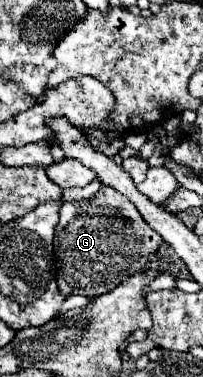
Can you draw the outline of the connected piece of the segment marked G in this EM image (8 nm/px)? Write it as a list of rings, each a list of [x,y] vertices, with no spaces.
[[[101,187],[91,199],[83,201],[69,201],[61,207],[61,219],[55,227],[55,261],[57,261],[57,285],[61,293],[67,295],[103,295],[115,289],[119,283],[129,279],[135,273],[147,271],[149,269],[149,257],[159,251],[163,245],[161,237],[145,225],[145,219],[139,215],[137,207],[117,193],[115,189]]]

